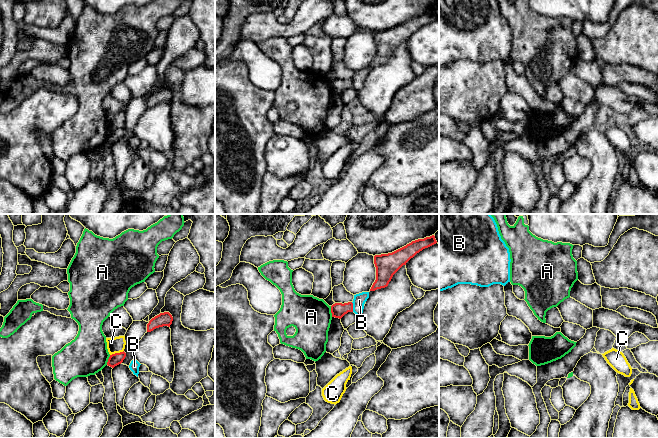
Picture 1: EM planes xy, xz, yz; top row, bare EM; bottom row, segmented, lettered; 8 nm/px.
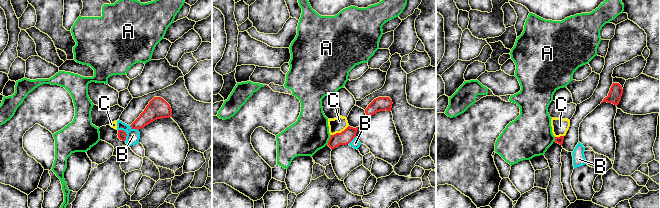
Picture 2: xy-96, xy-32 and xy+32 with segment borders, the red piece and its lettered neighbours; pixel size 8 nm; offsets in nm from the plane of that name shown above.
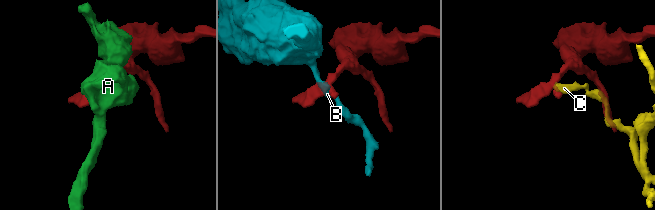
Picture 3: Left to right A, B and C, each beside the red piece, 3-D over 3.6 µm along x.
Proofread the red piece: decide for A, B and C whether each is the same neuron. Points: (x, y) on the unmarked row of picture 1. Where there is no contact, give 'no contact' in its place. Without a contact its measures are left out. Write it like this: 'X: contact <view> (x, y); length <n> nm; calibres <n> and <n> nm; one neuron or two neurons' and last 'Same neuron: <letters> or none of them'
A: contact xz (331, 87); length 90 nm; calibres 120 and 320 nm; two neurons
B: contact xz (352, 83); length 80 nm; calibres 120 and 100 nm; two neurons
C: contact xy (116, 129); length 120 nm; calibres 100 and 130 nm; two neurons
Same neuron: none of them

